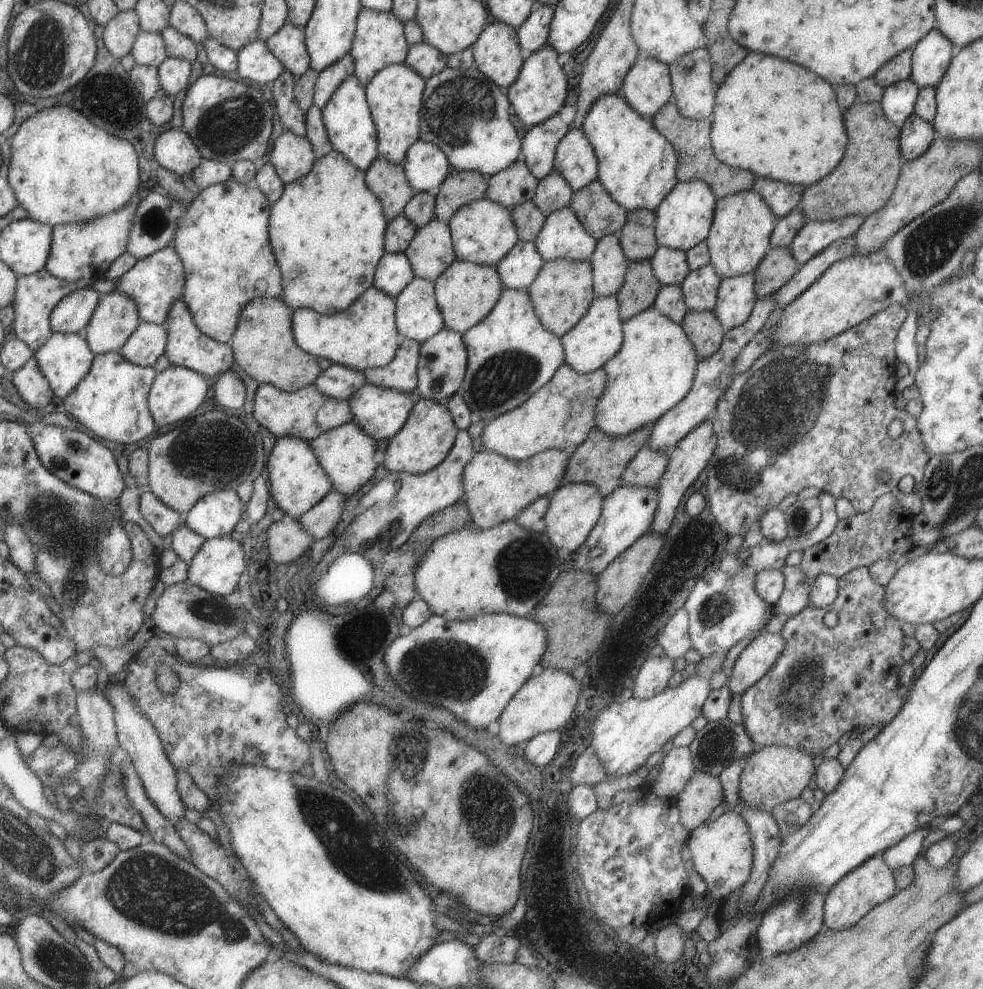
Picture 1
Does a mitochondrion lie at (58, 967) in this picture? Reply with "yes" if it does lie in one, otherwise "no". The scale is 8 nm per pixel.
yes

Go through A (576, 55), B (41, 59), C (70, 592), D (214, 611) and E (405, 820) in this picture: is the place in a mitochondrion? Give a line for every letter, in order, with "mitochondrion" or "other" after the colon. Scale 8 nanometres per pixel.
A: other
B: mitochondrion
C: mitochondrion
D: mitochondrion
E: mitochondrion

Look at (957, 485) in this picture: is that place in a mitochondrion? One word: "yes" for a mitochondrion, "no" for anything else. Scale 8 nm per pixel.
yes

